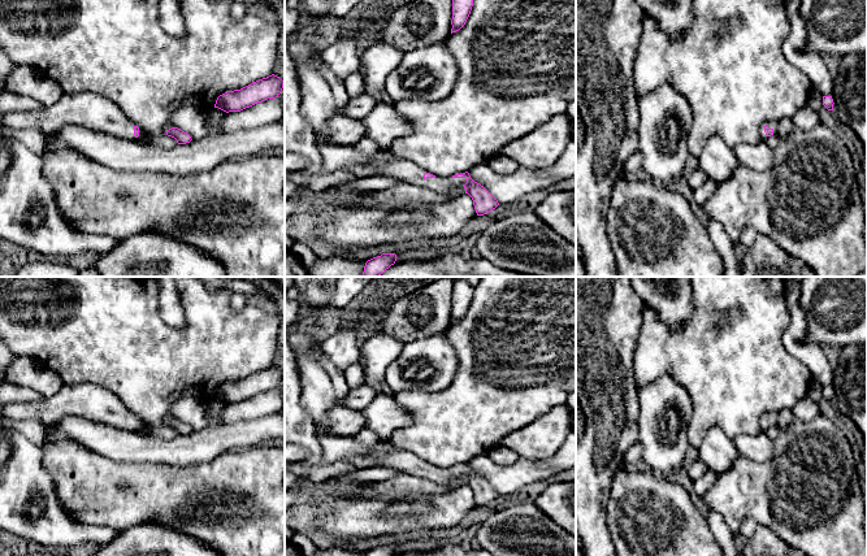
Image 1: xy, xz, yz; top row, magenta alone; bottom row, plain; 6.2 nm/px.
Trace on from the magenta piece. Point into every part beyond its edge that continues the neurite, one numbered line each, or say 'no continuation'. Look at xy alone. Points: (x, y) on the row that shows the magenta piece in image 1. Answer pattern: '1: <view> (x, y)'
1: xy (89, 109)

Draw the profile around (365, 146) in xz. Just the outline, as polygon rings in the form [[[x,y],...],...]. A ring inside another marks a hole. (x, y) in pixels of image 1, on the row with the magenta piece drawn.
[[[365,136],[360,139],[354,147],[363,155],[373,155],[380,149],[374,140]]]

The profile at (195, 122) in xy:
[[[186,105],[172,113],[170,122],[187,133],[191,139],[201,139],[209,134],[209,110],[200,110],[195,107]]]

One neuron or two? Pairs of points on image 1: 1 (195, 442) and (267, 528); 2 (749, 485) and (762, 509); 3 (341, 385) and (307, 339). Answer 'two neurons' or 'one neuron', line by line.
1: two neurons
2: one neuron
3: two neurons

